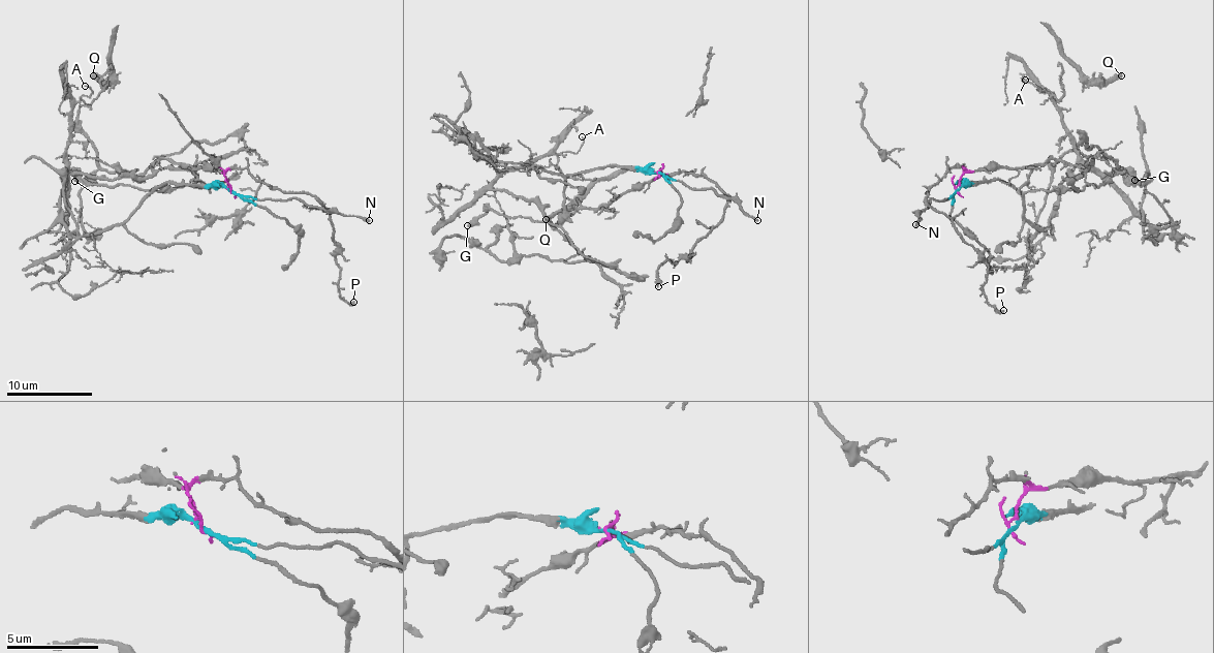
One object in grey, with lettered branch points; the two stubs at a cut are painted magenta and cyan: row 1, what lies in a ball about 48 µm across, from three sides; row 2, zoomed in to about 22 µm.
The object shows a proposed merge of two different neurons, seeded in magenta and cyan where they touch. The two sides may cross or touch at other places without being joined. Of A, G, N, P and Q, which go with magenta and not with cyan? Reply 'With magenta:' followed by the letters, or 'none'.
With magenta: A, P, Q

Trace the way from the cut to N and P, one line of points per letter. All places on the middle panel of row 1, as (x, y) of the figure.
N: (657, 173), (682, 180), (692, 189), (713, 187), (721, 197), (739, 200), (743, 209), (758, 221)
P: (657, 173), (707, 176), (728, 199), (721, 221), (706, 237), (678, 261), (663, 260), (657, 270), (658, 287)

